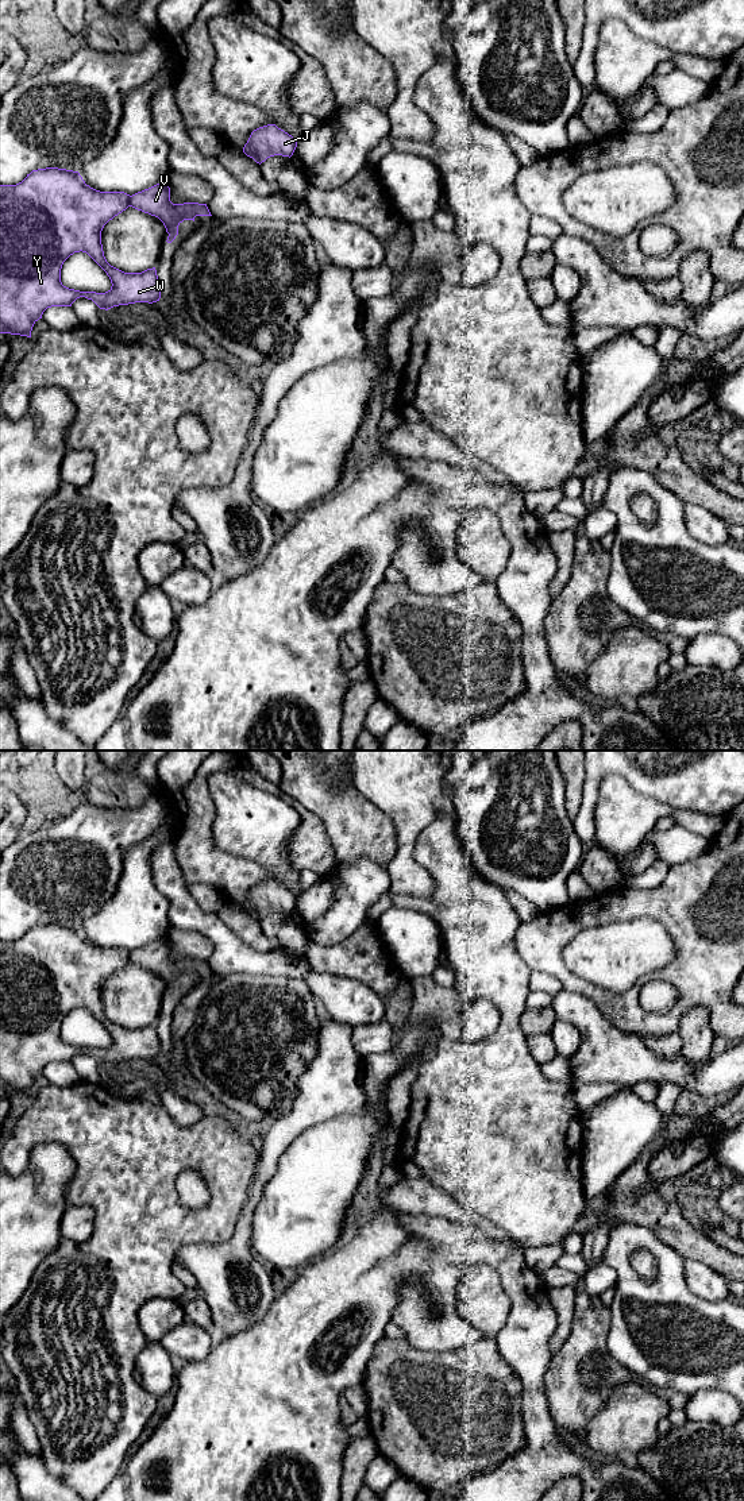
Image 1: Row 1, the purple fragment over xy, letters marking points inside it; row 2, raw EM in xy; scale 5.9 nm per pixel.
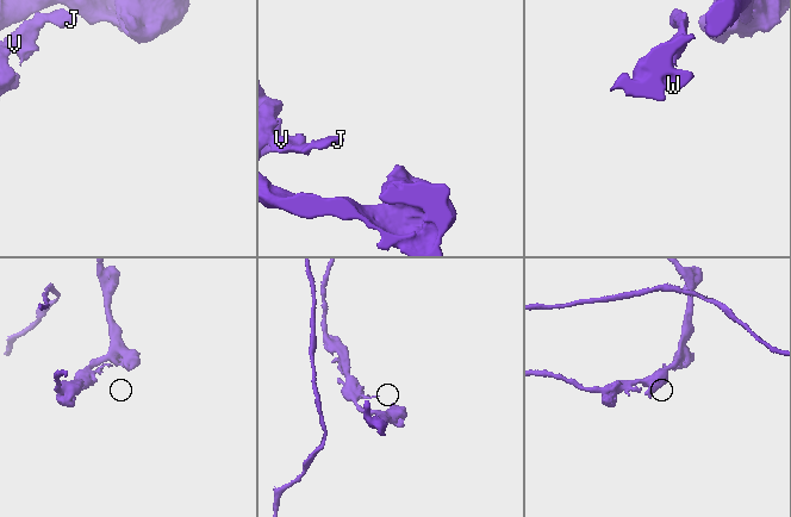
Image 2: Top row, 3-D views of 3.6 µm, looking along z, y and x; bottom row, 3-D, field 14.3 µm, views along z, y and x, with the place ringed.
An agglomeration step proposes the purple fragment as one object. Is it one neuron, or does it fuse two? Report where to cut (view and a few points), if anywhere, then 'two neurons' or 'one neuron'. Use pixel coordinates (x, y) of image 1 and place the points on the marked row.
cut xy (128, 196), (131, 205); two neurons

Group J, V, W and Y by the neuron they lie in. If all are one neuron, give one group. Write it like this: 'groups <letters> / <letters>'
groups J V / W Y

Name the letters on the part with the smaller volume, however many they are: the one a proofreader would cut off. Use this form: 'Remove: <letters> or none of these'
Remove: J, V

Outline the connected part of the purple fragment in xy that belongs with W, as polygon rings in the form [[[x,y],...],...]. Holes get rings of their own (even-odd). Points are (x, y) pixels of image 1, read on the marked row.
[[[46,167],[46,169],[38,169],[32,170],[27,177],[16,184],[16,185],[0,185],[0,333],[11,333],[11,335],[20,335],[20,336],[27,336],[31,337],[31,331],[34,324],[42,319],[43,312],[47,308],[51,306],[72,306],[72,304],[80,298],[85,297],[88,300],[92,300],[100,309],[111,309],[113,306],[119,305],[128,305],[128,304],[135,304],[135,302],[157,302],[161,298],[161,285],[158,281],[157,270],[155,267],[147,269],[142,273],[124,273],[113,266],[111,266],[103,251],[103,244],[101,244],[101,231],[104,225],[112,220],[115,216],[126,211],[130,205],[130,194],[124,192],[100,192],[89,185],[85,184],[82,177],[80,175],[78,171],[73,170],[66,170],[66,169],[58,169],[58,167]],[[74,252],[86,252],[109,277],[111,279],[111,289],[105,293],[96,293],[96,292],[80,292],[74,289],[69,289],[62,285],[61,282],[61,269],[63,262],[73,255]]]

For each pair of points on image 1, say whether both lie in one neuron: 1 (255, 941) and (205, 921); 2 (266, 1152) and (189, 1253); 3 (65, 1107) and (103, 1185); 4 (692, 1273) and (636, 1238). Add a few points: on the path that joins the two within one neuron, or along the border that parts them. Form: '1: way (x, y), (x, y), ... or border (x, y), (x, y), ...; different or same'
1: border (216, 913), (245, 942), (262, 950); different
2: way (258, 1185), (242, 1235), (223, 1253); same
3: way (84, 1126), (103, 1145), (103, 1166); same
4: border (683, 1260), (686, 1285), (700, 1297); different

